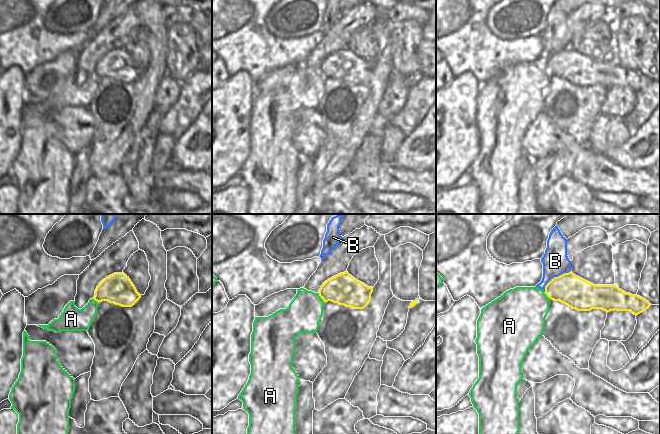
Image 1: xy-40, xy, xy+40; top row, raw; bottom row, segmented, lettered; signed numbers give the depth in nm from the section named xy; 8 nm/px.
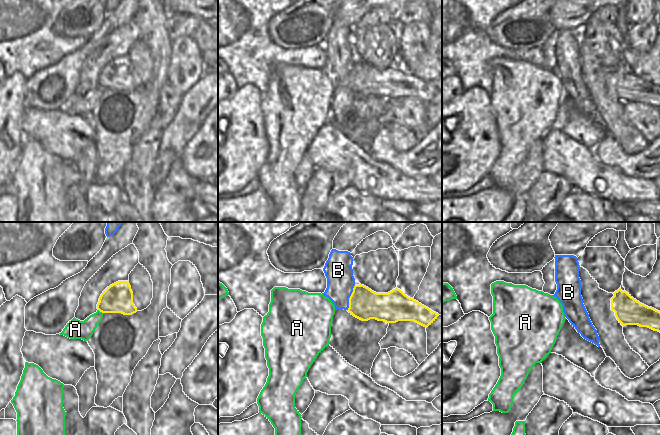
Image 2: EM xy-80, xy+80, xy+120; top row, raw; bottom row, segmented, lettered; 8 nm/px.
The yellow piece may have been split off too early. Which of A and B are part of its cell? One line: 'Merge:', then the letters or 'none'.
Merge: none

